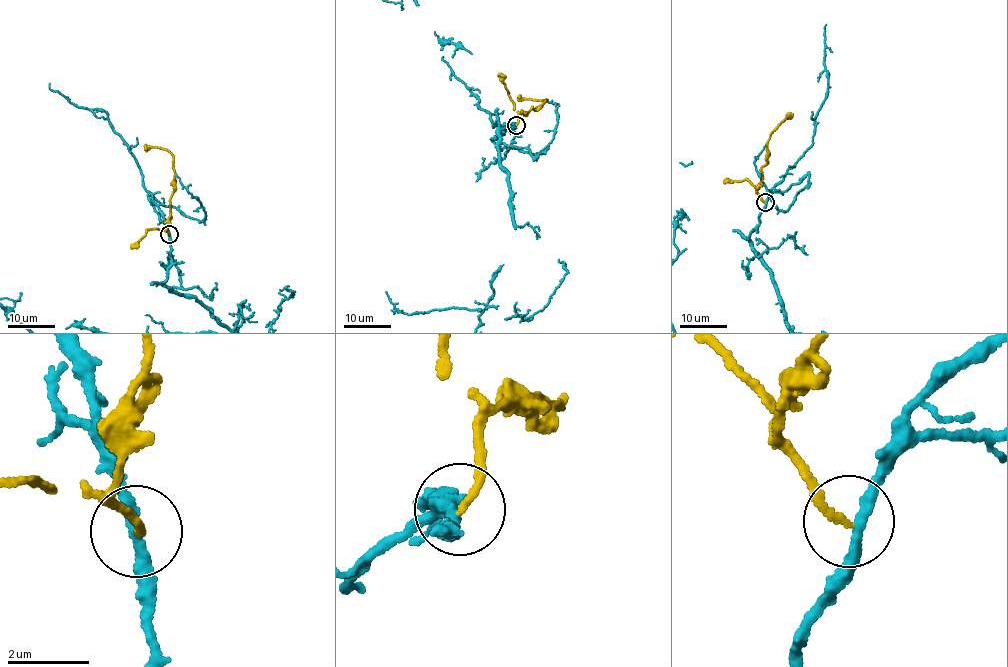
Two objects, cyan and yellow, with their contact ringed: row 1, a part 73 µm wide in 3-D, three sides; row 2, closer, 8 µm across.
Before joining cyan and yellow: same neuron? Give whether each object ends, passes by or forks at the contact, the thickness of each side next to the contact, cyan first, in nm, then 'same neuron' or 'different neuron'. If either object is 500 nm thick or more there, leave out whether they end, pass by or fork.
cyan passes by; yellow ends; calibres 260 and 170 nm; different neuron

